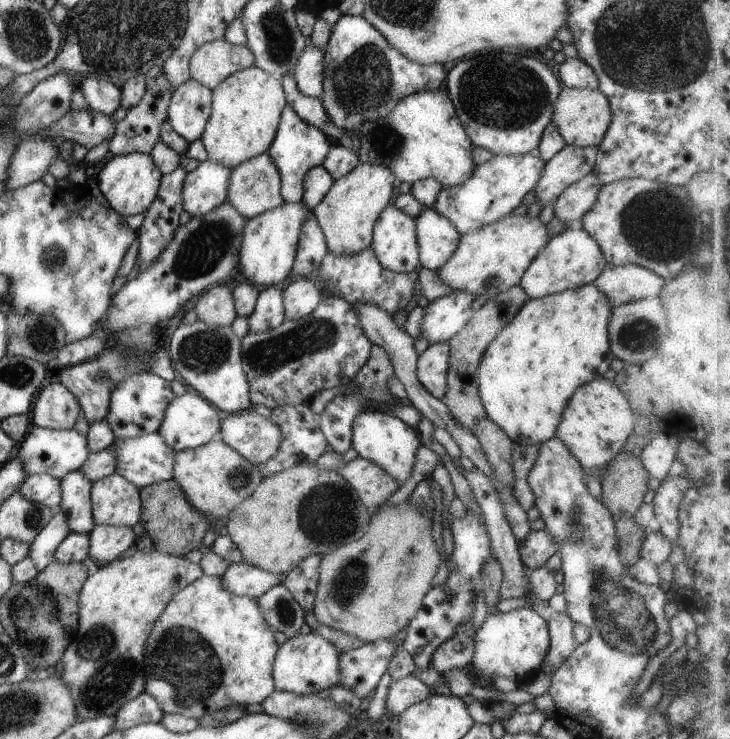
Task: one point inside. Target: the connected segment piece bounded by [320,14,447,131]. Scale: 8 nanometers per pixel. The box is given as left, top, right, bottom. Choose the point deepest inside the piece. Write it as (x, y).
(365, 76)

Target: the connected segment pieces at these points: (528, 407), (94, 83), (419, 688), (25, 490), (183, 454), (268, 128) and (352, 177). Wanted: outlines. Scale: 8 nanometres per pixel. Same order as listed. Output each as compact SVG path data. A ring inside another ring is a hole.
M595 283L526 301L488 344L480 360L476 378L486 416L524 446L542 444L554 437L572 394L583 384L602 378L615 358L608 334L612 310L608 296Z
M95 75L81 76L77 86L91 109L96 112L111 116L120 107L121 84L109 78L99 78Z
M409 677L393 681L389 685L386 698L386 712L392 708L397 712L406 710L409 706L426 699L430 695L430 687L416 677Z
M48 474L28 475L22 480L18 492L30 502L58 509L62 498L61 484L61 479Z
M218 437L198 448L189 448L175 452L172 479L180 484L188 502L202 514L208 514L210 520L224 520L245 498L248 498L261 484L261 465L250 464L229 444Z
M252 65L231 74L211 92L211 115L201 136L207 158L235 169L245 160L267 152L274 142L282 111L287 105L282 81Z
M370 163L359 164L350 174L333 182L326 196L312 209L323 230L328 252L344 256L372 246L373 228L394 194L394 180L396 177L388 166Z

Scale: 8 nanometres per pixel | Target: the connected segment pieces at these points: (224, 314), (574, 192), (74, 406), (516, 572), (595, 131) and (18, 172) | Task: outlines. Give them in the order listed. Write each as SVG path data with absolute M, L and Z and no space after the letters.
M225 284L210 288L198 300L195 311L198 320L214 326L231 326L238 317L233 292Z
M594 171L590 172L586 178L578 180L560 193L555 200L554 216L564 224L583 218L588 209L592 208L592 204L596 204L602 186L598 174Z
M56 382L42 388L37 396L35 407L30 411L32 425L54 430L70 430L80 418L80 402L62 383Z
M476 466L470 470L462 469L461 475L468 480L474 498L481 508L486 528L488 528L490 548L495 554L495 558L500 562L504 572L504 580L499 590L500 596L504 599L526 596L530 592L531 586L529 571L527 566L522 562L518 543L516 542L516 538L514 538L514 534L512 534L510 523L504 514L502 502L500 502L500 496L496 492L496 488L490 484L488 476Z
M563 86L558 100L554 102L554 114L552 114L551 121L556 124L558 132L560 132L567 145L598 147L610 126L611 120L612 111L609 100L600 90Z
M37 136L24 139L14 152L8 166L6 192L40 180L48 172L52 160L60 155L60 149L52 142Z

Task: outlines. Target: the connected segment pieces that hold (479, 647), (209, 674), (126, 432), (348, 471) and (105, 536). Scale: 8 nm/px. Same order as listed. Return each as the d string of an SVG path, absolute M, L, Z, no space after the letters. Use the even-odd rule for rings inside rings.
M528 606L505 613L488 608L487 617L474 637L476 648L471 663L474 670L481 676L484 673L491 679L502 676L522 685L541 669L546 658L551 640L548 624Z
M202 573L200 578L174 594L146 640L144 692L154 696L156 702L160 702L164 714L179 714L194 720L230 704L261 704L275 689L272 670L274 656L281 645L276 642L274 632L264 620L257 598L236 596L222 586L220 576Z
M144 372L126 376L124 380L120 380L114 386L114 390L110 394L110 406L108 406L106 422L112 426L112 432L114 432L116 439L158 432L158 428L164 420L164 412L174 398L175 395L170 383L156 374Z
M364 458L344 464L338 470L340 476L350 484L369 511L375 512L399 488L398 480L392 478L384 468Z
M95 526L89 535L87 562L92 569L110 564L137 540L132 527L125 526Z

